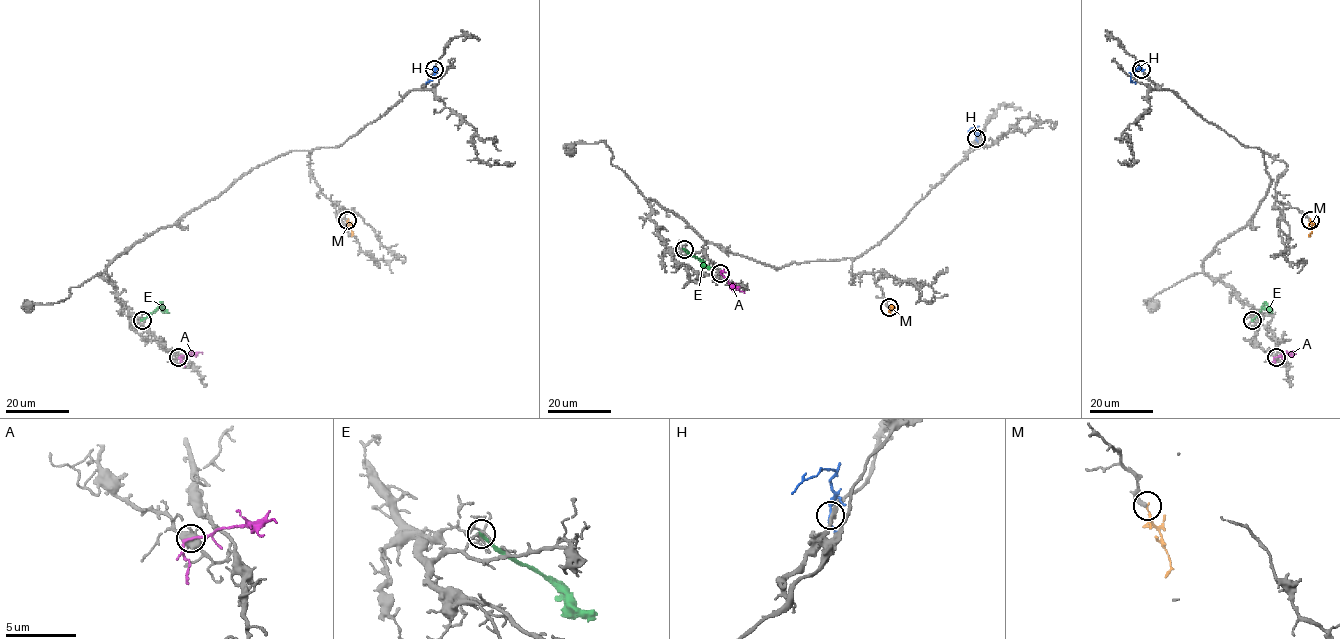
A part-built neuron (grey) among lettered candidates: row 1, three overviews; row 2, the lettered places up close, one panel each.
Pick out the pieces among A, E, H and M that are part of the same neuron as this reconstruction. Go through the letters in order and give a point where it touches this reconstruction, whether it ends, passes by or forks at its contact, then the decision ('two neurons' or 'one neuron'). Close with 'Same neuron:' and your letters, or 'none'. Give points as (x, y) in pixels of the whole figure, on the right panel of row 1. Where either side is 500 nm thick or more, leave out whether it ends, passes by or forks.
A: contact (1276, 357); two neurons
E: contact (1252, 320); it ends; two neurons
H: contact (1141, 69); it passes by; two neurons
M: contact (1310, 220); it passes by; one neuron
Same neuron: M

